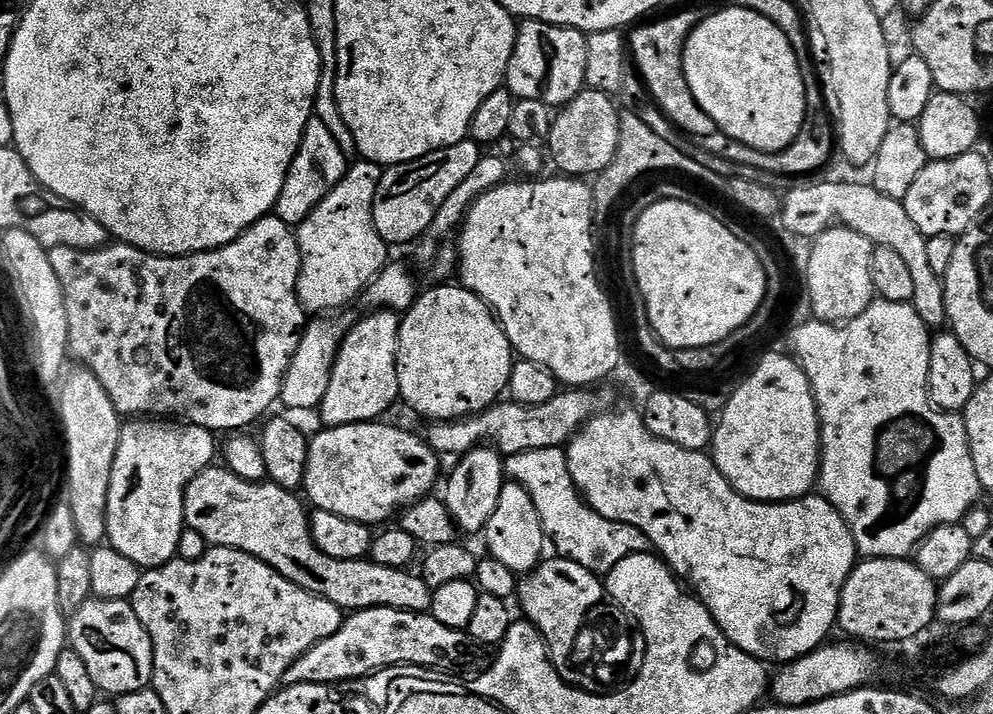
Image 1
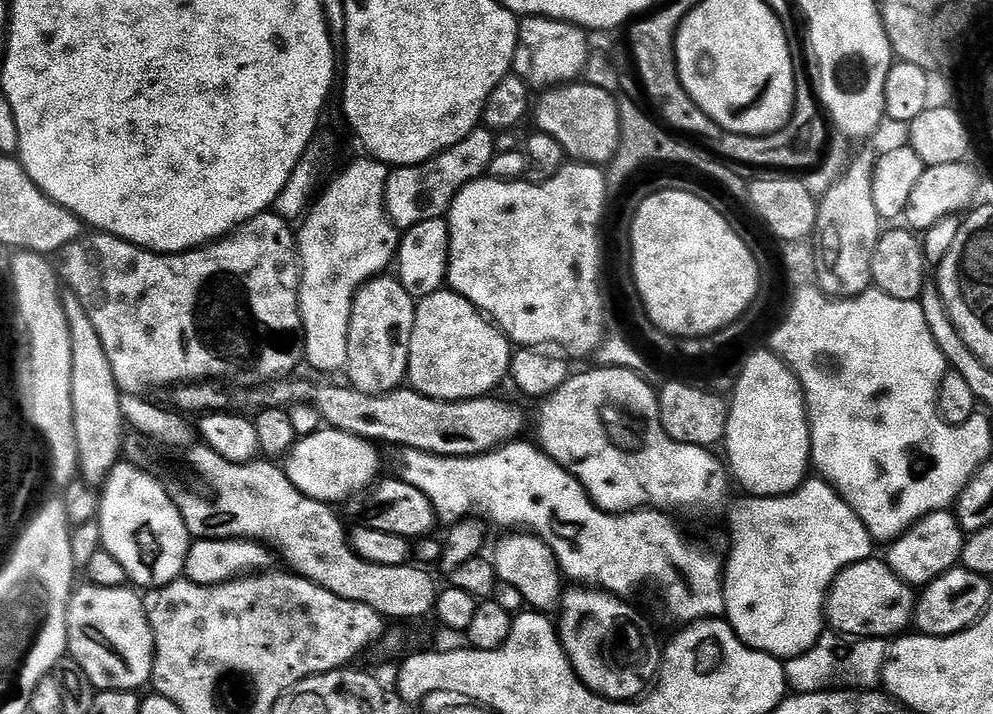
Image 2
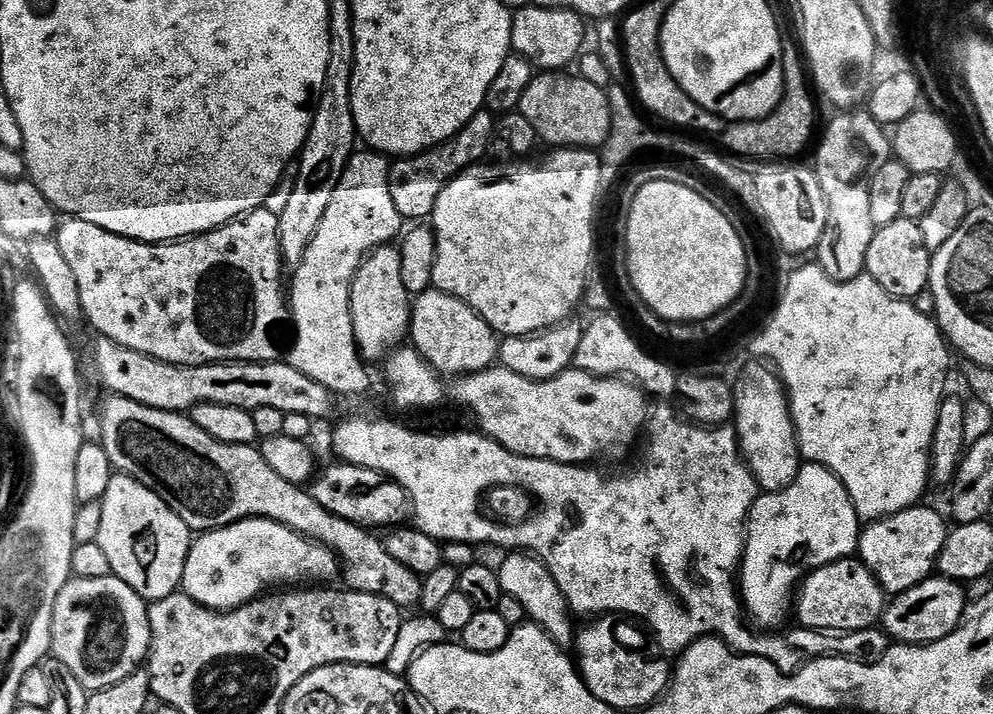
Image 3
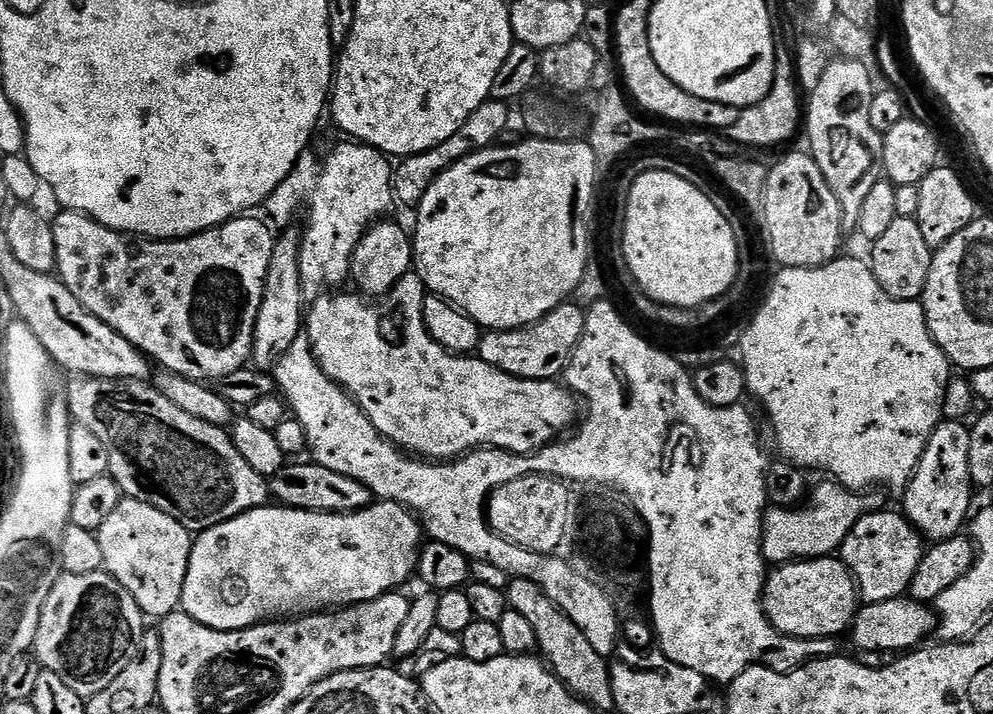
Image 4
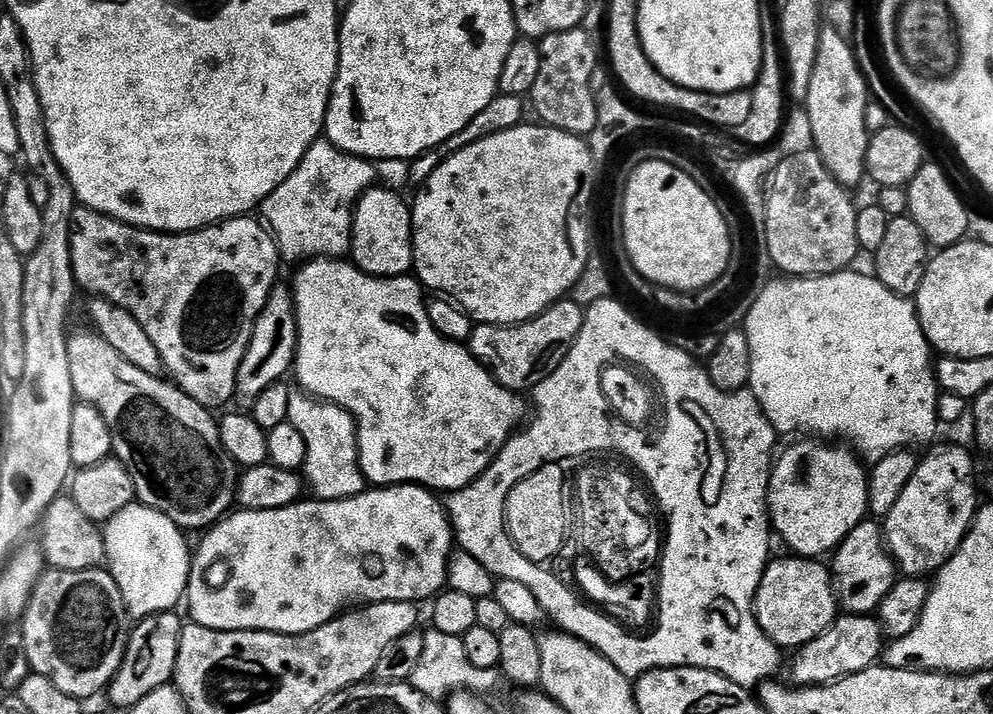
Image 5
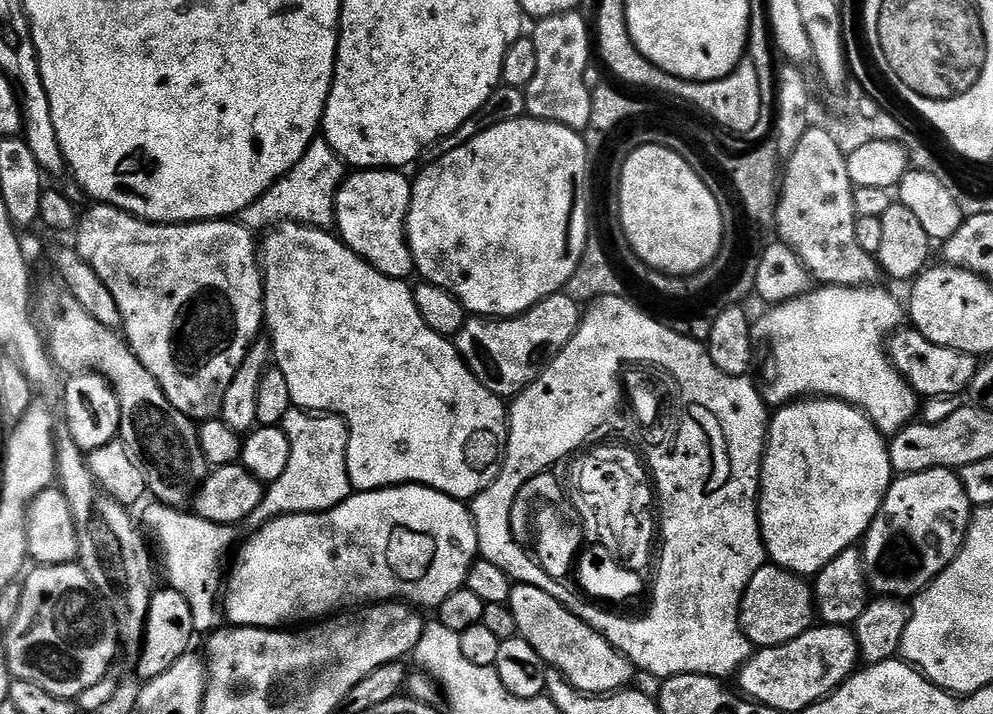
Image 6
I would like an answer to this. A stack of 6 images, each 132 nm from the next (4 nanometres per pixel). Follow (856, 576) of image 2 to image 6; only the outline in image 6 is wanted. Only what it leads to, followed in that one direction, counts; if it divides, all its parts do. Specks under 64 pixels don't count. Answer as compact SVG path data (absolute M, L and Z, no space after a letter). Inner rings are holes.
M765 563L750 578L740 599L740 628L744 637L757 649L773 648L798 638L813 627L814 624L814 592L807 579L795 572L787 572L775 564Z

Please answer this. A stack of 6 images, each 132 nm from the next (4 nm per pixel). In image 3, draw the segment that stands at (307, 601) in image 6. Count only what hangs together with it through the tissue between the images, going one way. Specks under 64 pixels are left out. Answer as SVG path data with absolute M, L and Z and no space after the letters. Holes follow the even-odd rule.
M240 520L237 524L197 535L191 541L182 591L202 606L216 612L230 612L277 586L332 582L341 572L338 557L331 548L273 520Z

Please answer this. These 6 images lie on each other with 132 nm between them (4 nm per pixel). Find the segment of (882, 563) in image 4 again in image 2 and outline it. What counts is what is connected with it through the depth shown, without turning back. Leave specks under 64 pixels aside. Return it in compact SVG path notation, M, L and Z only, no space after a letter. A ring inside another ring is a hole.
M951 511L932 512L887 545L886 562L898 578L920 590L960 564L965 539L966 533Z

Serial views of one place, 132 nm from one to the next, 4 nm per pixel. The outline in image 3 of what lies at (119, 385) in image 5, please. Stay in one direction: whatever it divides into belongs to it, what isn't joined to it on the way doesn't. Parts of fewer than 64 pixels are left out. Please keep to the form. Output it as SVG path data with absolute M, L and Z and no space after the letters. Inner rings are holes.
M115 394L107 398L100 408L98 440L110 454L113 469L156 492L193 533L213 532L240 520L273 520L331 548L342 565L342 580L351 591L385 596L402 610L419 605L423 579L390 558L384 540L376 537L379 535L318 506L307 487L286 482L270 470L259 447L218 442L188 414L154 410Z

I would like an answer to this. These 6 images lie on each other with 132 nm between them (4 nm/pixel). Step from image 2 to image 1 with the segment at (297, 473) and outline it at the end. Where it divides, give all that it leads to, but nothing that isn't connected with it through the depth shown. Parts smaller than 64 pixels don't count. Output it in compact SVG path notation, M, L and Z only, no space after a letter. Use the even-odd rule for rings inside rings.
M369 422L324 428L317 436L311 437L303 491L308 492L307 499L312 499L319 511L377 526L376 524L390 519L392 515L395 517L401 510L415 504L417 500L425 499L431 493L428 491L431 490L432 483L440 476L441 457L421 437L419 440L414 433L407 432L404 428L384 423Z

